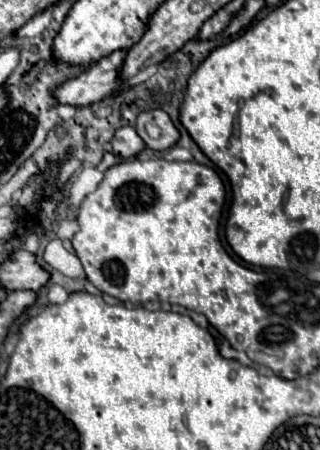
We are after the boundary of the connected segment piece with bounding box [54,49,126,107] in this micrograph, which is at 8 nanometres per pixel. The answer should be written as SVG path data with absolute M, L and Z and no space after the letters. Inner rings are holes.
M124 49L114 51L108 57L102 57L90 69L82 71L78 77L58 85L54 89L54 99L58 99L58 103L62 105L82 107L122 91L124 83L118 79L118 71L122 67L124 57L126 57Z

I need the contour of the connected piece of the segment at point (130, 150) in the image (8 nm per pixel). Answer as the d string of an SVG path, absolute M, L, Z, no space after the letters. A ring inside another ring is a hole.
M120 127L114 133L110 145L112 145L112 153L116 157L122 157L122 159L134 157L134 155L138 155L144 149L144 141L138 137L134 127Z

